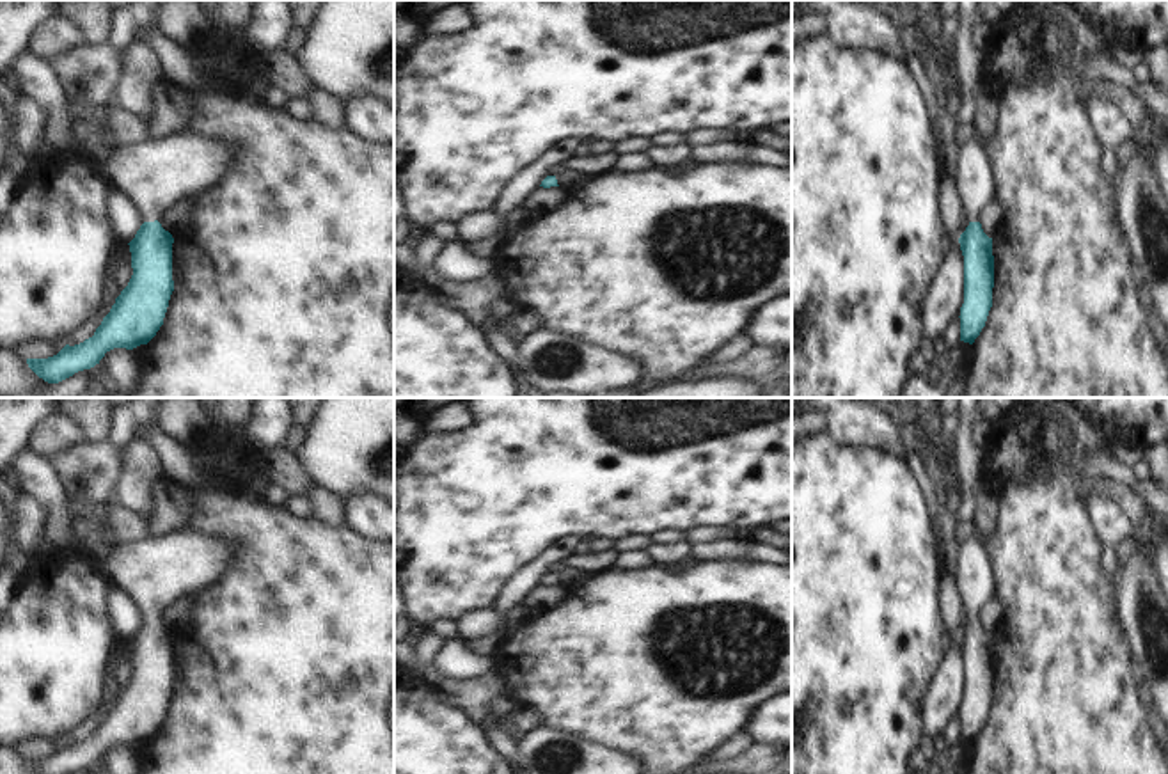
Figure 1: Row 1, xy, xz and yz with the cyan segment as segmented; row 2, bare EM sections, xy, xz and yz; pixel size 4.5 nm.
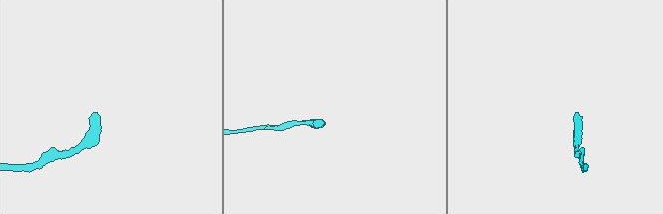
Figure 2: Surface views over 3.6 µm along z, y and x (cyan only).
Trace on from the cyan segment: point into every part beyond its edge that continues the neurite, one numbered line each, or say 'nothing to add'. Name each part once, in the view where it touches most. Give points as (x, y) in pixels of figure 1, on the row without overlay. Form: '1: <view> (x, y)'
1: xy (155, 572).

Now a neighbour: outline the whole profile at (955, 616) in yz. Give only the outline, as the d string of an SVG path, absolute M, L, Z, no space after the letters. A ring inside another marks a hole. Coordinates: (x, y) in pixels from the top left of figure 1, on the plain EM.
M950 570L943 575L939 604L943 609L944 628L959 637L962 628L969 623L969 616L957 588L957 580Z

